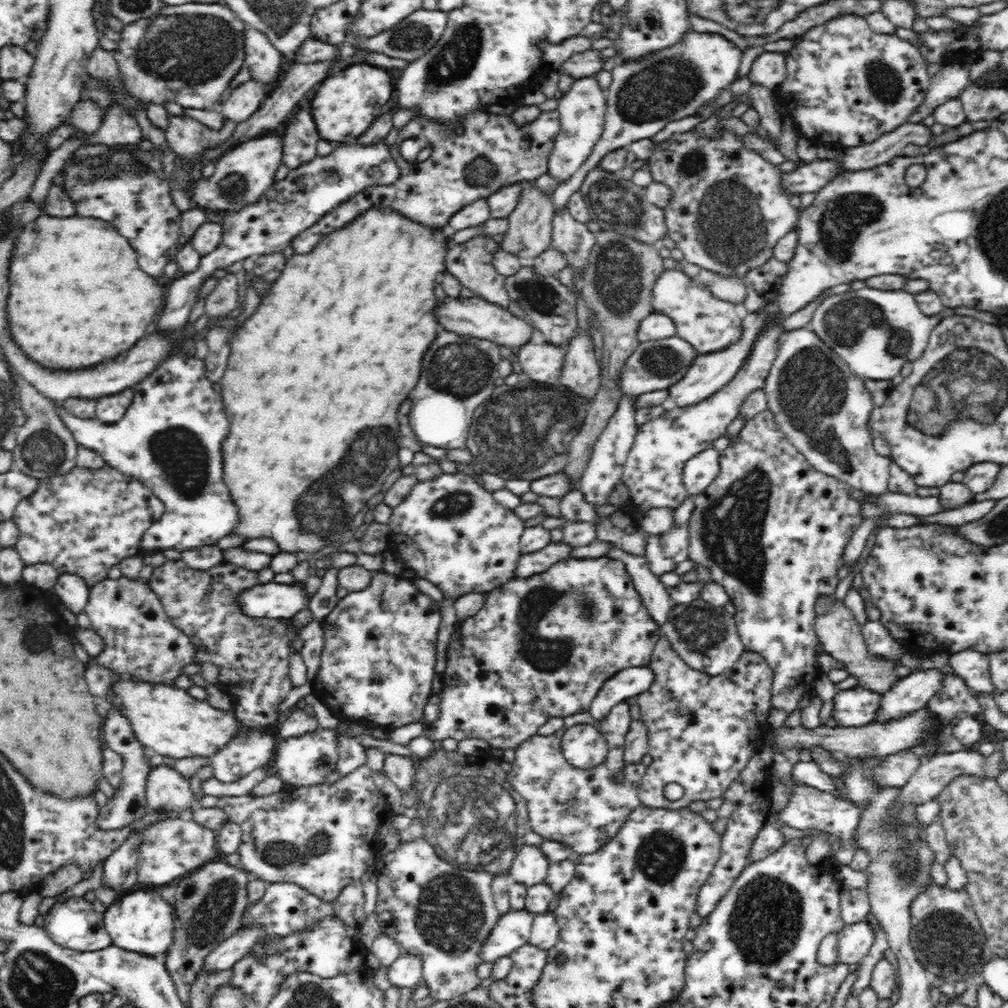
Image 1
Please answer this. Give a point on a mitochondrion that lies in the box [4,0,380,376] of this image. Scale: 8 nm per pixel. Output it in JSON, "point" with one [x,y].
{"point":[197,49]}

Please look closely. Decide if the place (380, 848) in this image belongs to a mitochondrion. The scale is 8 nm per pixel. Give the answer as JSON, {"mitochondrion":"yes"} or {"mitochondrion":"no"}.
{"mitochondrion":"no"}

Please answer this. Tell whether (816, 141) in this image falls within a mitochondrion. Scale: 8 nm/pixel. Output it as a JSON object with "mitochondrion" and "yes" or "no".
{"mitochondrion":"no"}

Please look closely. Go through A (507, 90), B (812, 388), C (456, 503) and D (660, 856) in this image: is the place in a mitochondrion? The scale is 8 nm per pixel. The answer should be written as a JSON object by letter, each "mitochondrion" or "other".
{"A":"other","B":"mitochondrion","C":"mitochondrion","D":"mitochondrion"}

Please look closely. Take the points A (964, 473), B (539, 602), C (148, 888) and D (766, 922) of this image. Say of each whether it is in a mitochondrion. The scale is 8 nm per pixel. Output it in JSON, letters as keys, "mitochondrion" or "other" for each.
{"A":"other","B":"mitochondrion","C":"other","D":"mitochondrion"}

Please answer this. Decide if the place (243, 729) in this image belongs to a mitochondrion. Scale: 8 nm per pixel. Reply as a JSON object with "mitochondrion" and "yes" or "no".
{"mitochondrion":"no"}

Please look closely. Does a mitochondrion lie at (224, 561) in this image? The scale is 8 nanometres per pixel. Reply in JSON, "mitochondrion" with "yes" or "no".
{"mitochondrion":"no"}

